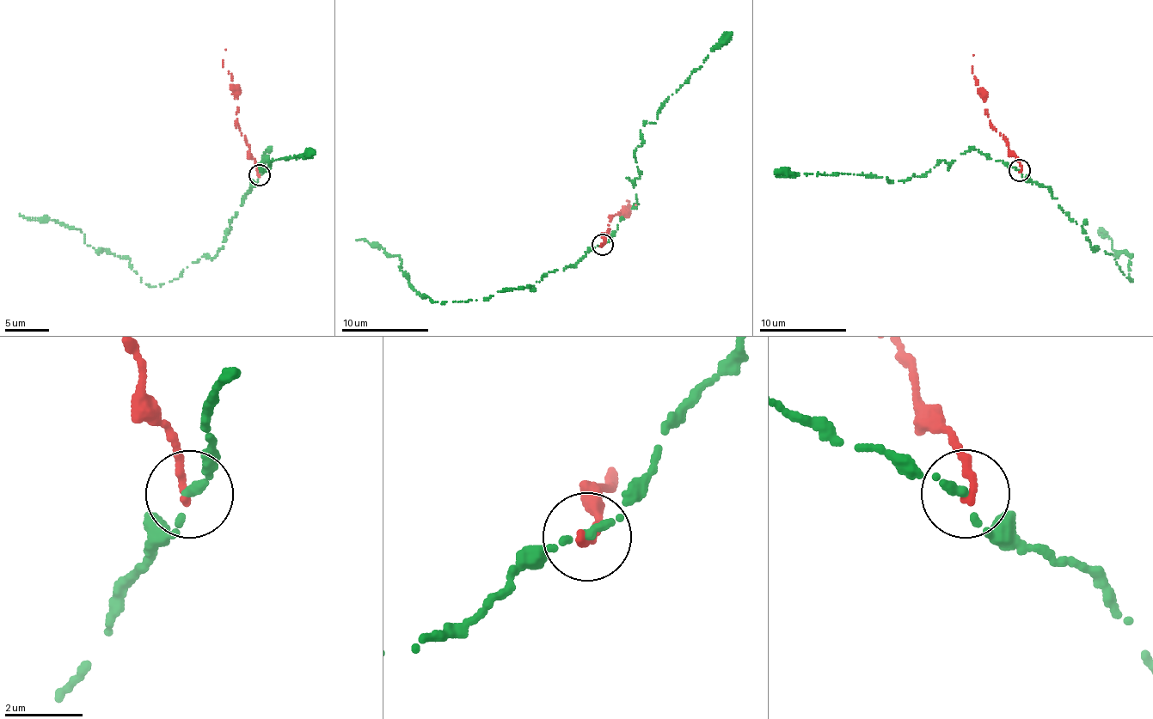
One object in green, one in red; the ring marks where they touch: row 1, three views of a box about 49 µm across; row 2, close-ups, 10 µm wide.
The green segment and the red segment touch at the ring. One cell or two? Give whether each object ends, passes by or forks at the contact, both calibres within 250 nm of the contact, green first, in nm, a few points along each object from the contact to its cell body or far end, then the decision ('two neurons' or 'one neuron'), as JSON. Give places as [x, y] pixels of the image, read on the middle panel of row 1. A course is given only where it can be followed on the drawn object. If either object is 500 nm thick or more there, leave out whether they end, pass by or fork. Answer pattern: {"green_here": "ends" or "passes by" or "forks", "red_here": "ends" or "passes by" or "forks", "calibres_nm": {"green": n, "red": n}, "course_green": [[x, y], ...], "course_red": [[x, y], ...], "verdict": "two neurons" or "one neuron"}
{"green_here": "ends", "red_here": "ends", "calibres_nm": {"green": 280, "red": 180}, "course_green": [[602, 244], [533, 285], [503, 289], [484, 300], [437, 301], [420, 295], [398, 255], [357, 240]], "course_red": [[601, 244], [602, 246], [613, 216], [625, 215], [626, 207], [630, 206], [627, 201], [635, 204]], "verdict": "two neurons"}

